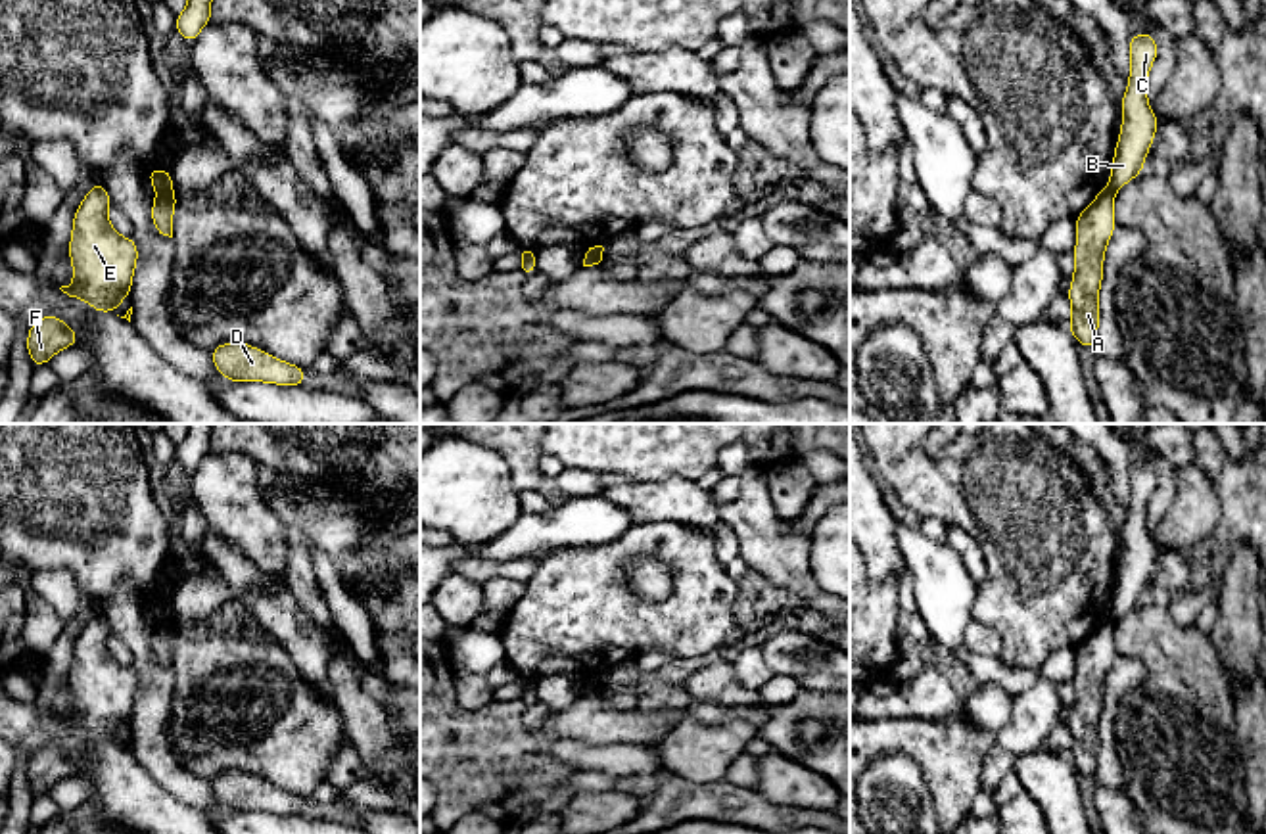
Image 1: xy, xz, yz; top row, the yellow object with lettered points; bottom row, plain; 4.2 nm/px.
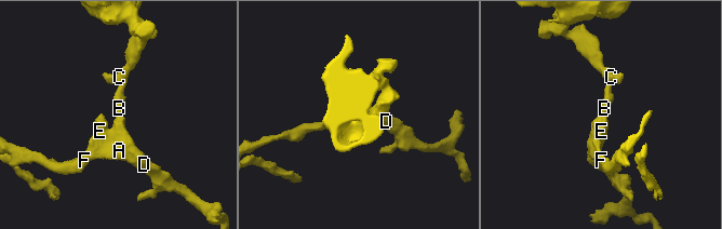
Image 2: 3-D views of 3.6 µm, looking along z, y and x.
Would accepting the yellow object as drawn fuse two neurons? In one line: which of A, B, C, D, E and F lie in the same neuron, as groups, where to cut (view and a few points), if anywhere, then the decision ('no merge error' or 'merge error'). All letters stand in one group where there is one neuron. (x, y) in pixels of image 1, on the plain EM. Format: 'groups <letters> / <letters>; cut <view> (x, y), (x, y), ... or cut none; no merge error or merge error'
groups A D E F / B C; cut xy (171, 618), (158, 622); merge error

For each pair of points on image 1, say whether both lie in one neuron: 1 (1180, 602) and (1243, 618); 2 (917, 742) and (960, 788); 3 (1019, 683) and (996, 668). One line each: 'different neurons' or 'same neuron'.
1: different neurons
2: same neuron
3: same neuron

